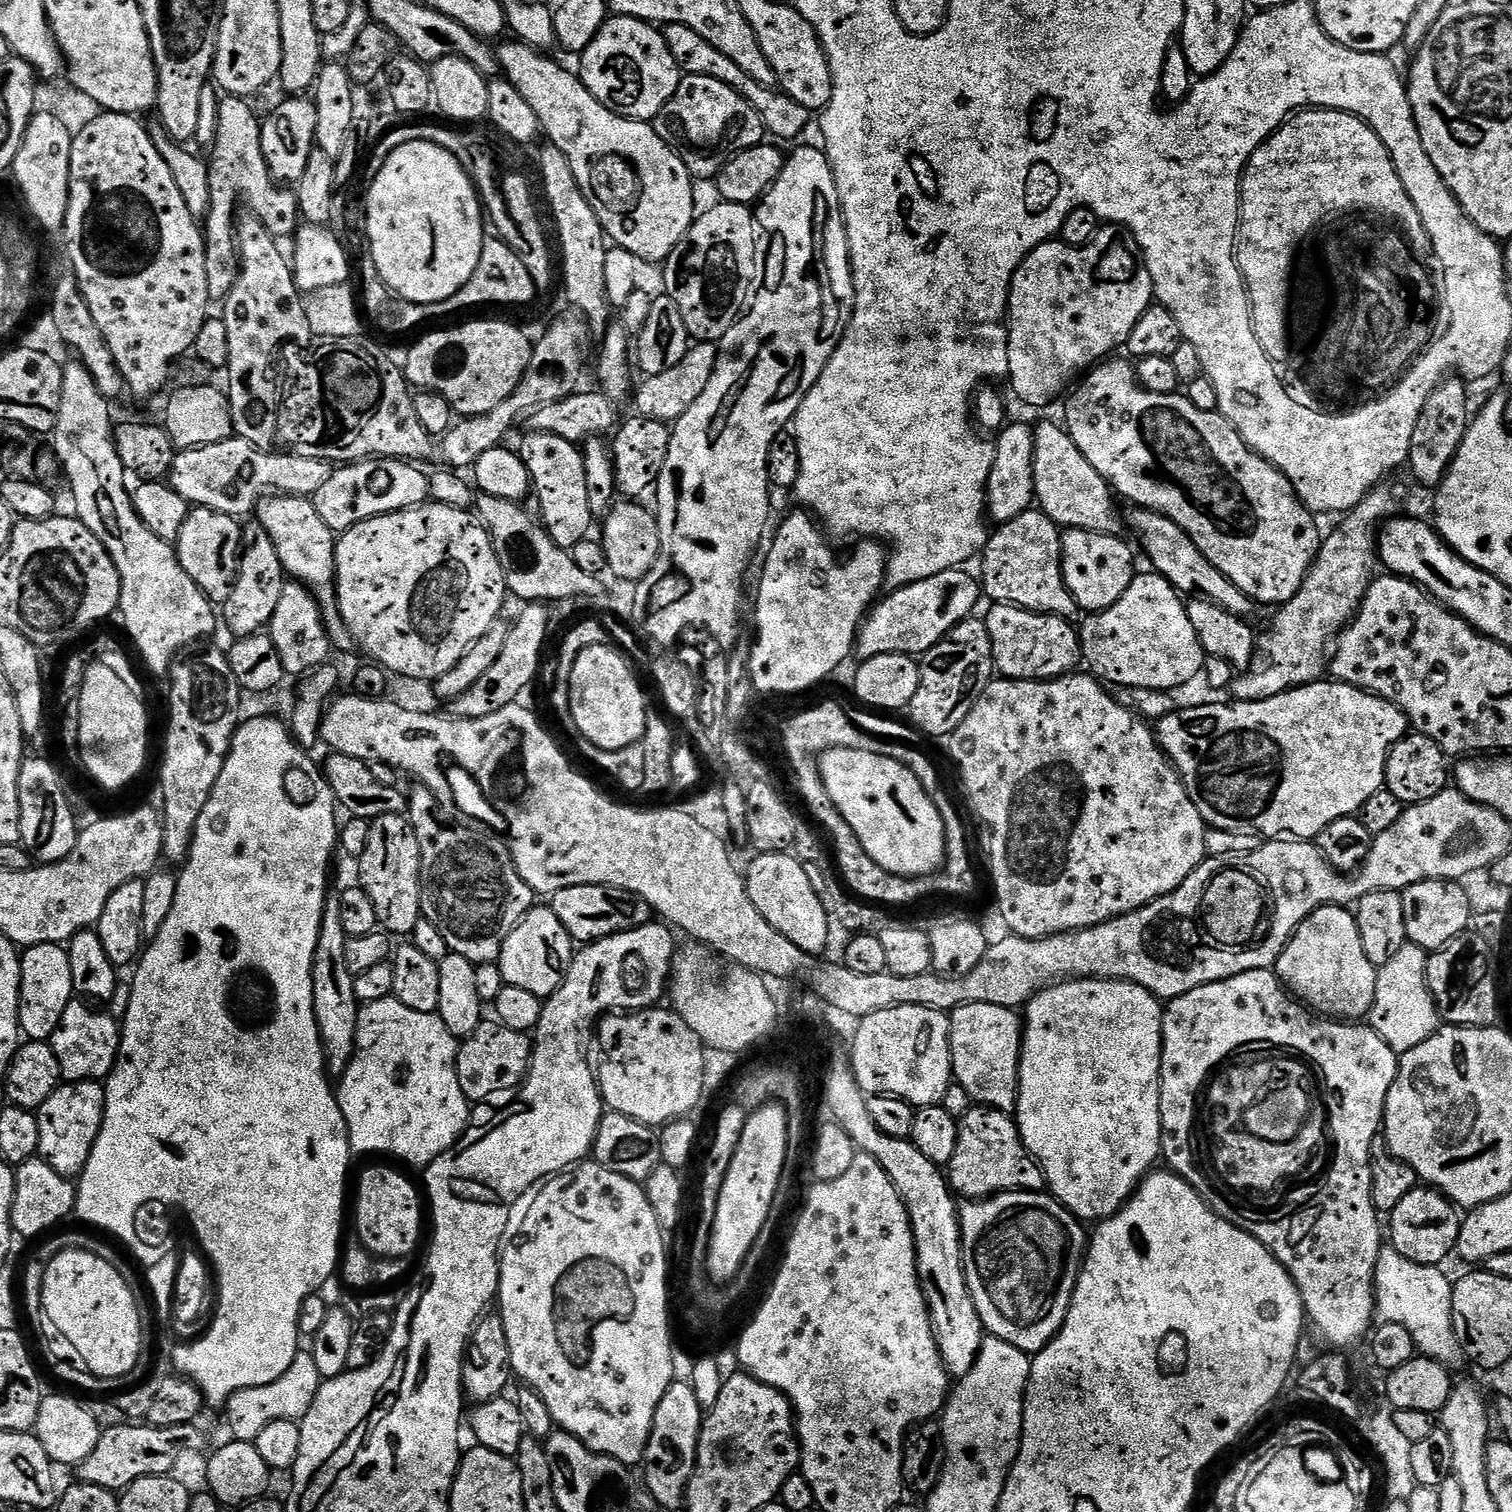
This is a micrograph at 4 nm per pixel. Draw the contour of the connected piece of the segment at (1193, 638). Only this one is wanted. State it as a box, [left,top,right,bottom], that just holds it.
[1079,570,1204,692]

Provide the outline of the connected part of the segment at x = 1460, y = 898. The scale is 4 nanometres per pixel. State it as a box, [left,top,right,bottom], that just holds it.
[1402,880,1474,954]

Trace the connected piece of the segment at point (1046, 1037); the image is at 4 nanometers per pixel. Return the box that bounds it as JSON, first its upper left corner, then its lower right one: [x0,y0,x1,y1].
[1014,980,1164,1222]

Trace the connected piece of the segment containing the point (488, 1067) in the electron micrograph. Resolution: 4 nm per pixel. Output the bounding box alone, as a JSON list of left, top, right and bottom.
[456,1022,534,1102]

